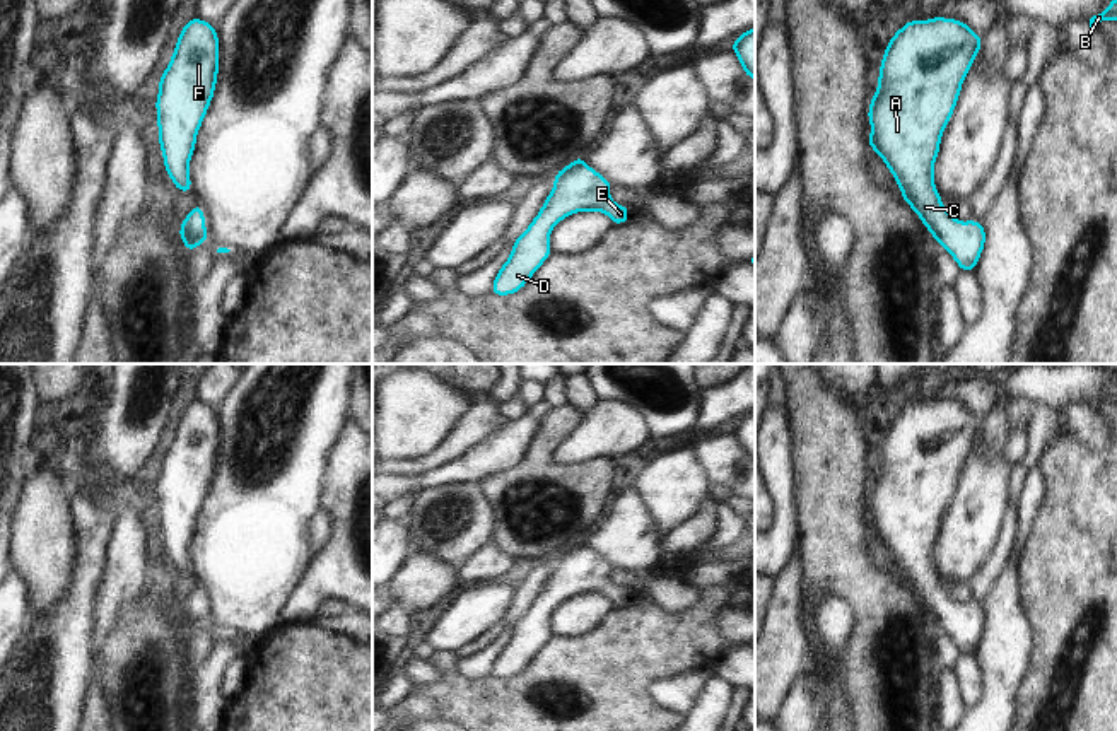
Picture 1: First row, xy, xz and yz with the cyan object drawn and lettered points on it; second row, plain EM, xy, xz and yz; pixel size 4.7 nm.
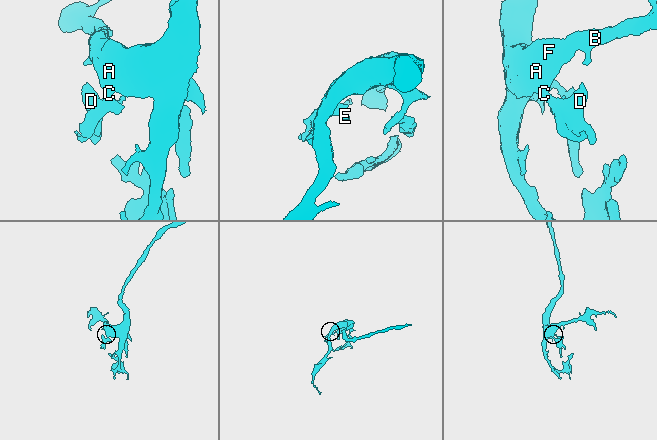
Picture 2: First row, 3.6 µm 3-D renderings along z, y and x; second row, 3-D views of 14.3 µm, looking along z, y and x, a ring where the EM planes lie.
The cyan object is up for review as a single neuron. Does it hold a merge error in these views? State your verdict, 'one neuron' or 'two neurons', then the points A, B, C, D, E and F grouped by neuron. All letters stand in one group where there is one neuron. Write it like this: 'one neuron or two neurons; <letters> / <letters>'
one neuron; A B C D E F

